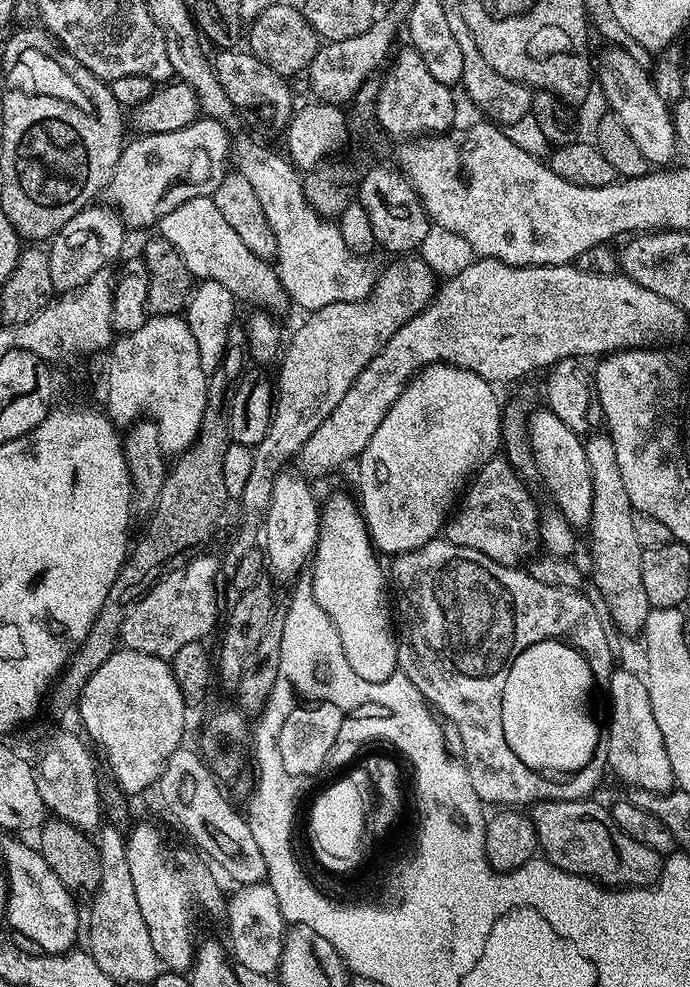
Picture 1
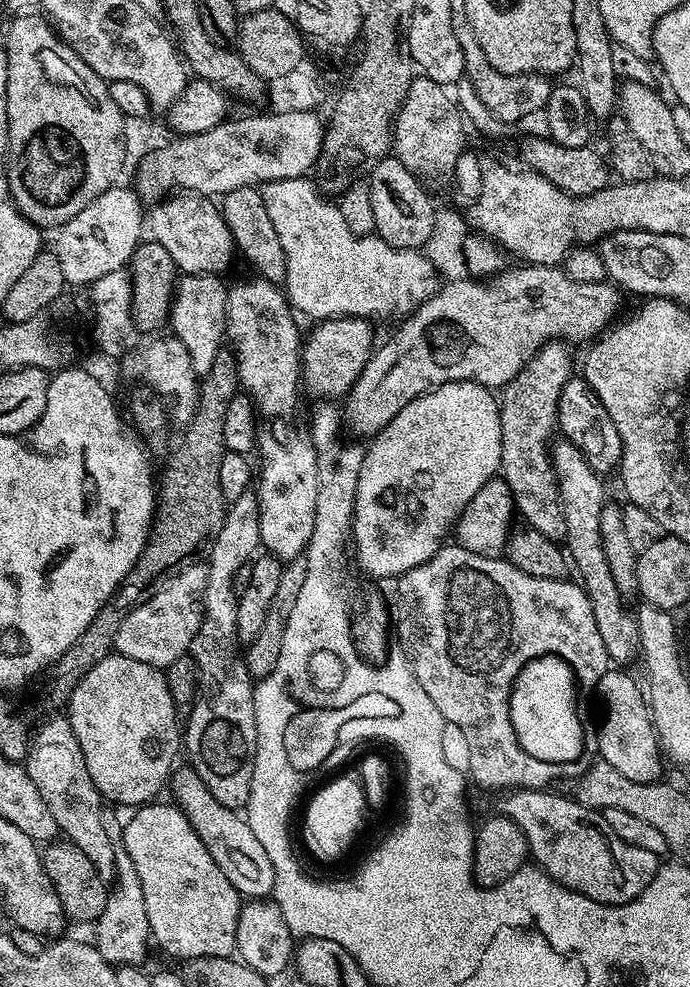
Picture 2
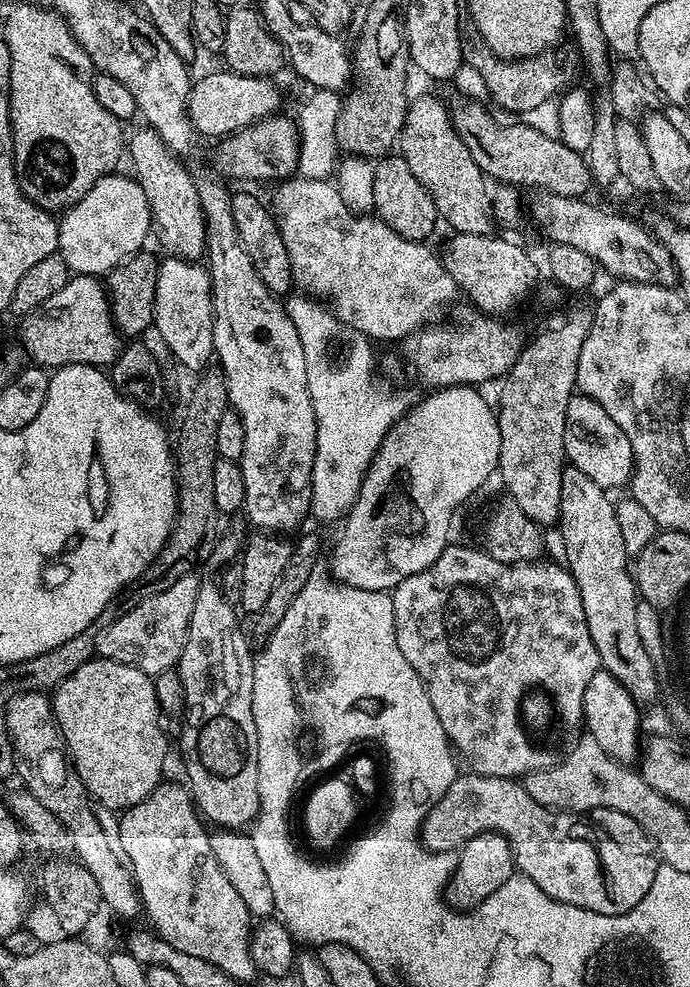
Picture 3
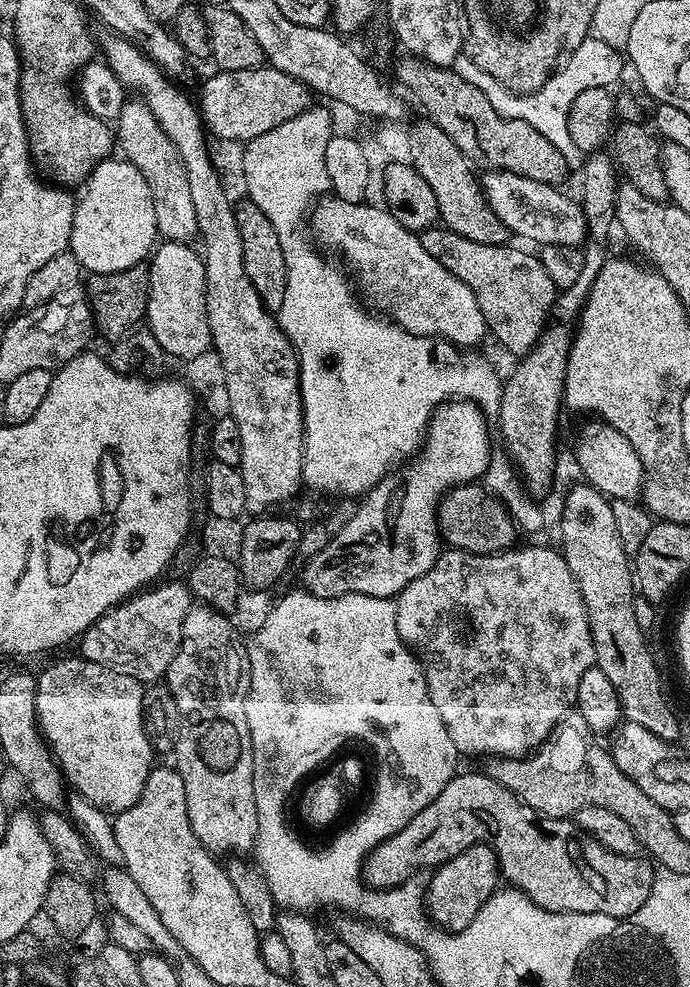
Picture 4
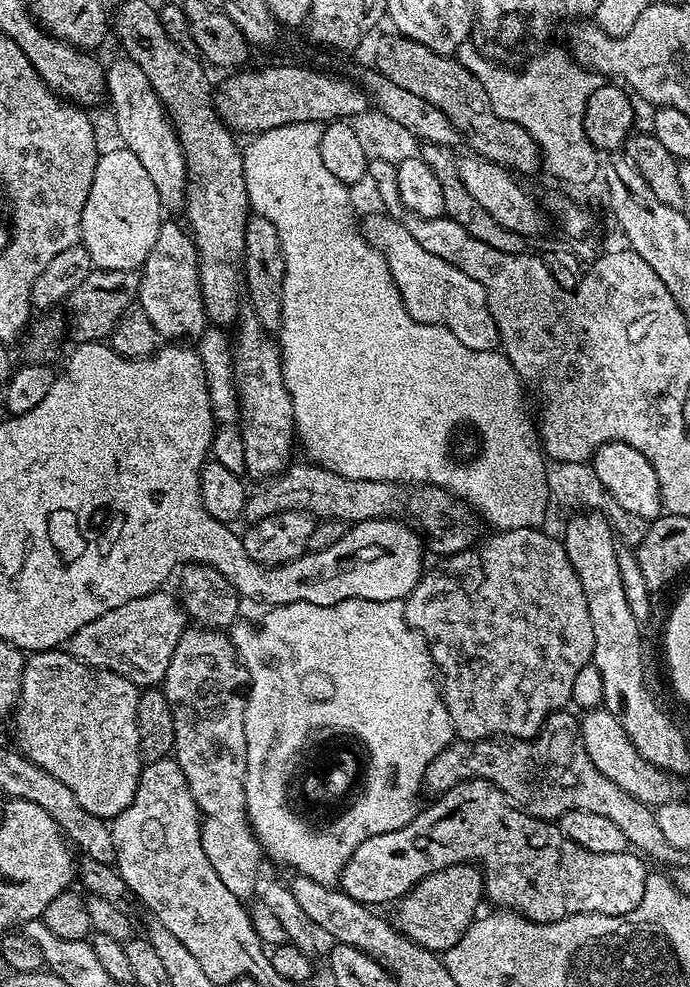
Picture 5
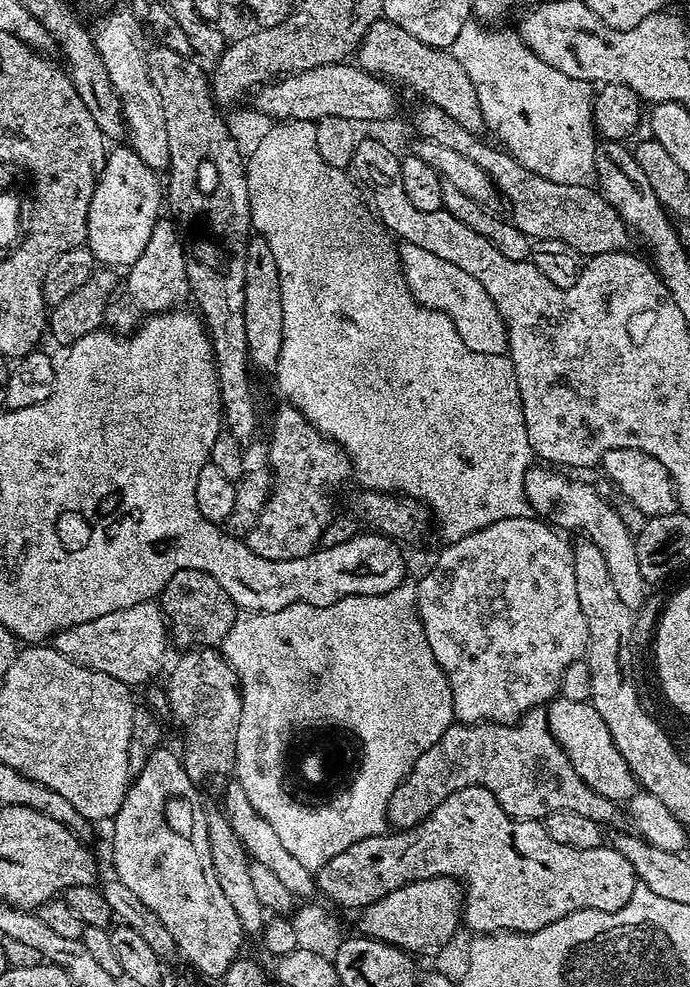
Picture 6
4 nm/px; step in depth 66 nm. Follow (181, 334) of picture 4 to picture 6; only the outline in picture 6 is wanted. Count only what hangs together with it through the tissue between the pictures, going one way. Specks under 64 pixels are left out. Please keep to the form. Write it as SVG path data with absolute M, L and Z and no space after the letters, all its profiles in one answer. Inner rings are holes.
M167 218L156 221L154 231L150 233L150 242L146 242L146 250L138 254L138 258L126 269L128 288L126 295L138 302L141 313L155 314L171 312L179 309L185 299L189 299L188 279L186 278L186 244L180 240L180 232Z

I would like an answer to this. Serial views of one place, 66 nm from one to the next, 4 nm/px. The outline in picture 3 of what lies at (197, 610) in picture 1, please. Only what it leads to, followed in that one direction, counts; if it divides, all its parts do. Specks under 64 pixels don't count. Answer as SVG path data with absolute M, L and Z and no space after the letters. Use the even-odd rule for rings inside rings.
M187 571L184 576L163 585L161 592L140 600L129 612L124 612L113 624L108 624L104 629L100 628L95 640L95 651L105 660L122 662L126 666L134 666L142 670L150 677L155 678L159 672L165 672L167 668L176 668L180 663L182 646L186 642L186 630L190 626L190 614L194 614L194 598L198 598L201 577L196 577L195 571Z

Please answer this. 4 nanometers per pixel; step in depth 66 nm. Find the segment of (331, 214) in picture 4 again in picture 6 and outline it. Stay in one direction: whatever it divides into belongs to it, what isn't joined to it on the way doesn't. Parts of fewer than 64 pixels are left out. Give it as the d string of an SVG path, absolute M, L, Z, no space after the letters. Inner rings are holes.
M401 243L398 251L410 294L422 307L446 314L446 318L454 322L462 342L466 342L470 350L495 356L507 353L508 331L502 322L502 314L498 314L498 306L494 306L490 294L482 290L482 286L472 275L465 274L459 266L430 254L430 250L421 250L413 244Z

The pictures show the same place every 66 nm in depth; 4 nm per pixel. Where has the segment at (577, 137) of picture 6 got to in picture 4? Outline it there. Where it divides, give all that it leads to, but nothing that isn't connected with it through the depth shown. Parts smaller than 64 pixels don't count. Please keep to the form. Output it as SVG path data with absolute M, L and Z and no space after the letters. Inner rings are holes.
M595 38L581 40L575 47L573 52L571 49L567 53L563 63L553 71L547 82L536 92L521 94L510 91L494 78L490 78L490 74L486 74L486 70L482 70L482 66L478 66L467 54L461 54L454 67L458 75L469 77L472 83L478 86L478 90L482 90L486 98L490 98L490 106L494 106L498 114L506 118L518 118L522 122L530 122L530 126L534 126L534 130L538 130L542 138L550 138L550 142L554 142L557 150L568 158L576 152L574 138L570 138L570 122L568 121L570 106L574 106L574 98L578 98L578 94L582 94L582 90L587 88L613 86L612 84L619 82L624 68L626 72L626 60L621 49Z

